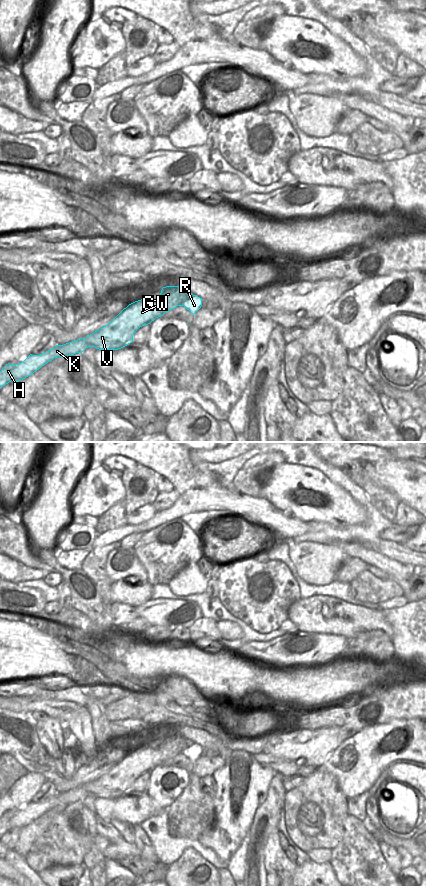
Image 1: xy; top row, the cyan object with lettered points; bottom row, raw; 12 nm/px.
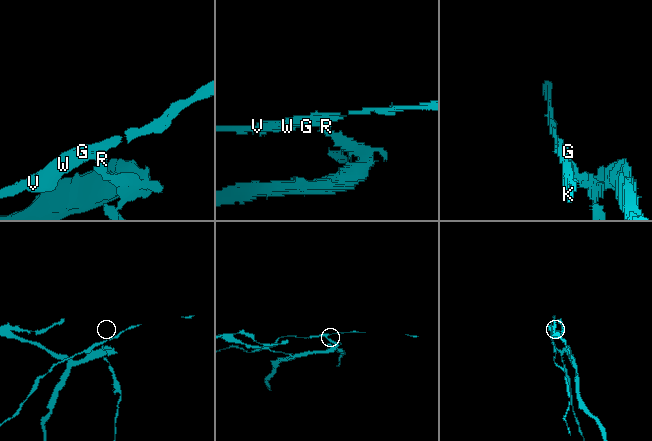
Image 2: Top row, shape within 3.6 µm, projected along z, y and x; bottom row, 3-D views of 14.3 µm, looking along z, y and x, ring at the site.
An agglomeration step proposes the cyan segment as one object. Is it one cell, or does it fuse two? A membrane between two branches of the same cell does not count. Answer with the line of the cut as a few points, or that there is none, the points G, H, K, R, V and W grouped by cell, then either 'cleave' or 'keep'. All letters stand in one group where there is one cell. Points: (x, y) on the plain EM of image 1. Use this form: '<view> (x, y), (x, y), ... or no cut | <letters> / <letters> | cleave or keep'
xy (193, 743), (182, 753) | G H K V W / R | cleave

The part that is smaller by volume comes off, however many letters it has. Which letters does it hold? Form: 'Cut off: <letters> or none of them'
Cut off: G, H, K, V, W

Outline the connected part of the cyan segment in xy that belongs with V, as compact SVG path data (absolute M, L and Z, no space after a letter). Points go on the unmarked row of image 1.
M163 735L157 747L141 747L129 752L111 770L86 786L56 793L40 803L30 802L16 813L6 812L0 819L0 836L11 829L21 829L54 806L82 801L88 795L99 798L118 798L133 790L134 781L177 754L183 754L193 744L178 735Z

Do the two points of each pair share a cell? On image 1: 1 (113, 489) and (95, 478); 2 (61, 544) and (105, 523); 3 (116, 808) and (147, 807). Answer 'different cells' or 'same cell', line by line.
1: same cell
2: different cells
3: same cell

